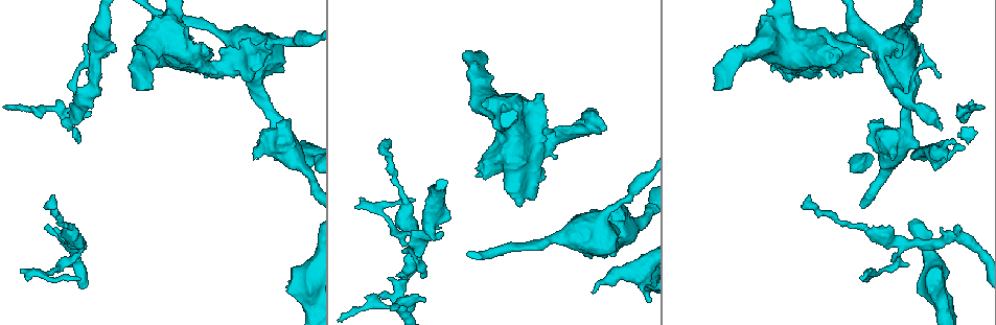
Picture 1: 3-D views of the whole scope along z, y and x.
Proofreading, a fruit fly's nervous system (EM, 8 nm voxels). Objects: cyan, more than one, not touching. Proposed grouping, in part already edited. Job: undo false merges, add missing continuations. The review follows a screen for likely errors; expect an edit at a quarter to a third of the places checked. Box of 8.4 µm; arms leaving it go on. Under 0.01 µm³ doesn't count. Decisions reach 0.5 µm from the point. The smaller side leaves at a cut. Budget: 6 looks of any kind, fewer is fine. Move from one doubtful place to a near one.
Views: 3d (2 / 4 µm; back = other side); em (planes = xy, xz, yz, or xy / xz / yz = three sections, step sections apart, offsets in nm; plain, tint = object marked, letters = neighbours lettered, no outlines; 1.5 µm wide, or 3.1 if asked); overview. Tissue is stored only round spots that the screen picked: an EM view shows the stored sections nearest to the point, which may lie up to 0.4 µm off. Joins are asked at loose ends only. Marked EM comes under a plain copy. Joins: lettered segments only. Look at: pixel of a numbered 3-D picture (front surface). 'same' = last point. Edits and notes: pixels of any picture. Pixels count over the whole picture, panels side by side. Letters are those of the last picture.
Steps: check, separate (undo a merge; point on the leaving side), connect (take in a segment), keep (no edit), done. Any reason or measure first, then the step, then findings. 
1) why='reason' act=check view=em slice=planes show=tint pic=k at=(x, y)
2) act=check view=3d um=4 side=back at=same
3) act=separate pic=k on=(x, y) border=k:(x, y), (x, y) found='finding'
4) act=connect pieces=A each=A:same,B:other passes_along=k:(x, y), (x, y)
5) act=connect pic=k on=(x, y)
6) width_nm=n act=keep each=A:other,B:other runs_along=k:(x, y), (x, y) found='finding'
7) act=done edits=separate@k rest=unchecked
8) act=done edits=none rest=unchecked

why='thick turns thin' act=check view=em slice=planes show=letters pic=1 at=(151, 44)

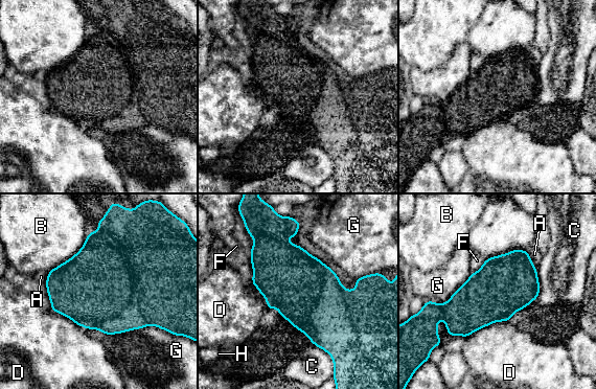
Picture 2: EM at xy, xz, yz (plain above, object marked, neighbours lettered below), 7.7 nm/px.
longest_contact=B:460nm act=keep each=A:other,B:other,C:other,D:other,F:other,G:other,H:other border=2:(471, 273), (445, 301), (431, 301) found='continuous, no second neuron'

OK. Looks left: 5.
why='an open end' act=check view=em slice=planes show=letters pic=1 at=(22, 270)

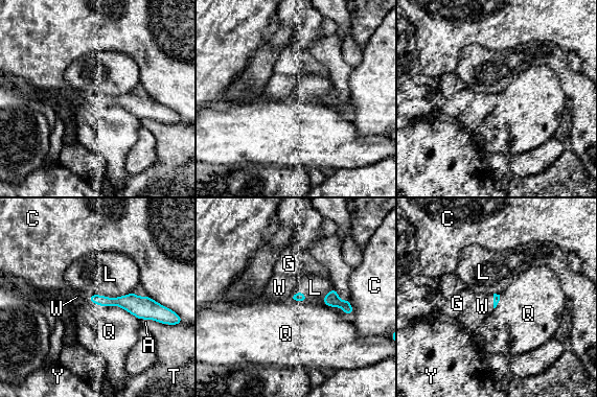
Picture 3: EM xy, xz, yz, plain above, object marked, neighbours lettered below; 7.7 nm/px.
longest_contact=Q:420nm act=connect pieces=W each=A:other,C:other,G:other,L:other,Q:other,T:other,W:same,Y:other found='the neuron continues'

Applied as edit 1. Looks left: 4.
why='thick end' act=check view=em slice=yz step=4 show=tint pic=1 at=(477, 176)

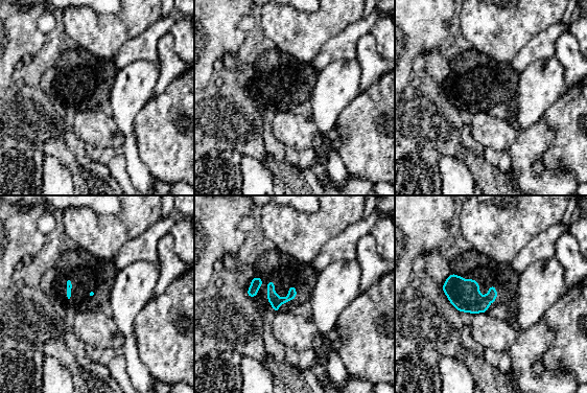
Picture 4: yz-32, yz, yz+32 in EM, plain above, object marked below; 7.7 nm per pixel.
act=check view=em slice=planes show=letters at=same

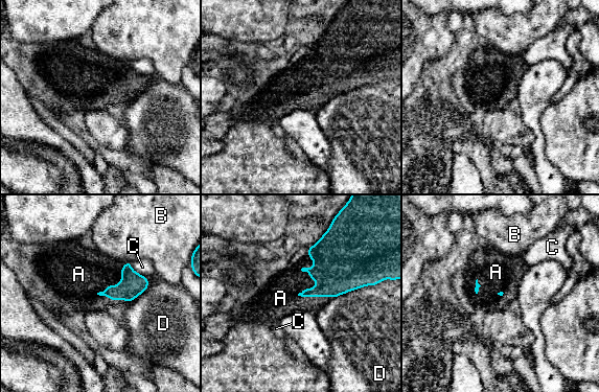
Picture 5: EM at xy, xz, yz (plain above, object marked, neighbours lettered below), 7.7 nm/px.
act=connect pieces=A each=A:same,B:other,C:other,D:other passes_along=5:(338, 267), (313, 287), (281, 296) found='the neuron continues'

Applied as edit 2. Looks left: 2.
act=done edits=connect@3,connect@5 rest=unchecked

